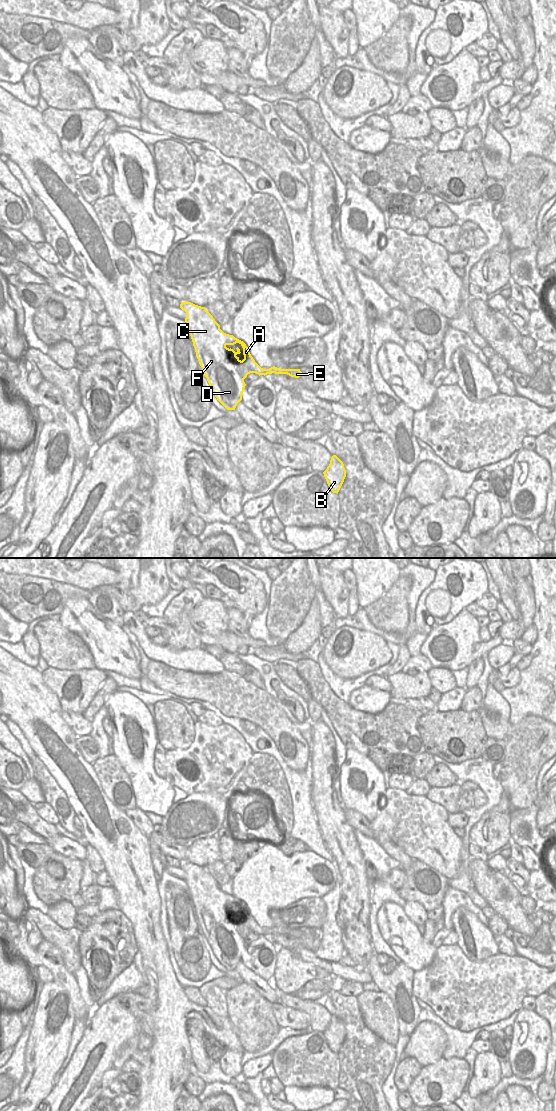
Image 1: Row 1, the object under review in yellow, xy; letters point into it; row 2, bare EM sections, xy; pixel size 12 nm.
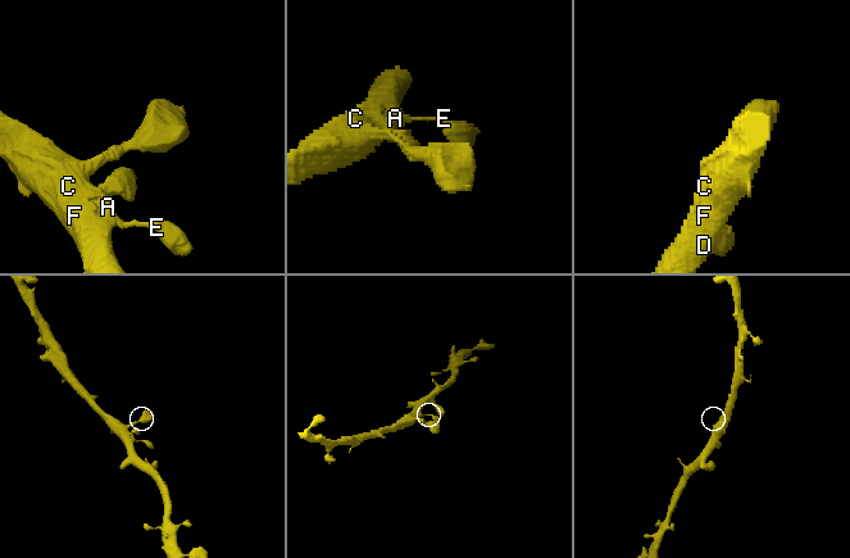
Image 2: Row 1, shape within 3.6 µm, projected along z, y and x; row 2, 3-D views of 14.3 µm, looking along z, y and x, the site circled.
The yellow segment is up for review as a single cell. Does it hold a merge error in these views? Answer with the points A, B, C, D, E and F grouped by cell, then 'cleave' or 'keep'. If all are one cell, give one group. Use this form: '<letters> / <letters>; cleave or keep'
A B C D E F; keep

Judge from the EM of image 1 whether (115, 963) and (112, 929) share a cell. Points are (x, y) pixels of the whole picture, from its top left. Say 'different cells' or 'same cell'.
same cell

